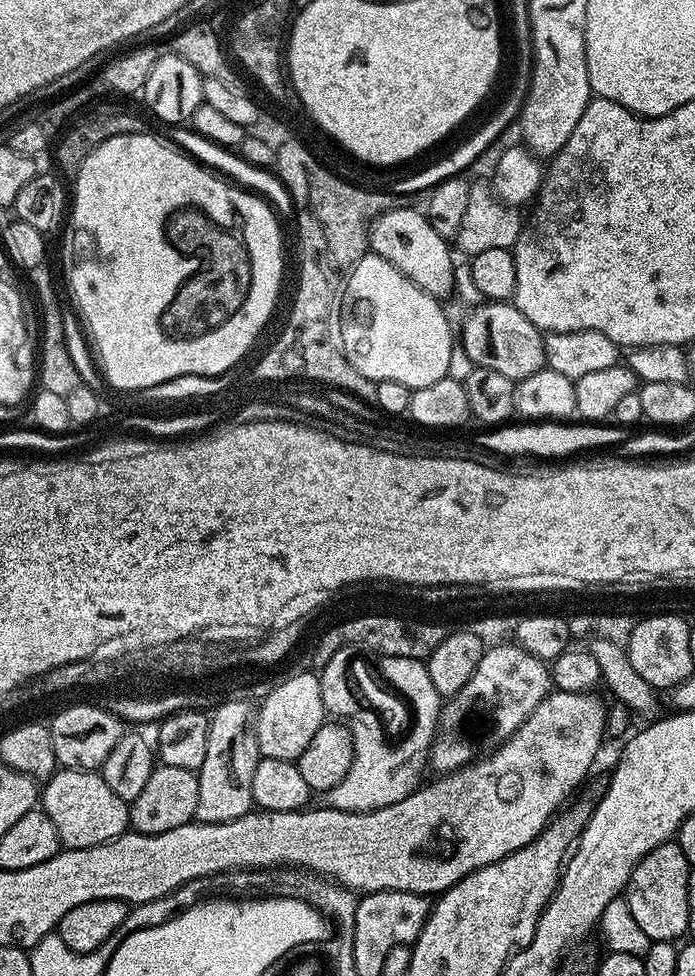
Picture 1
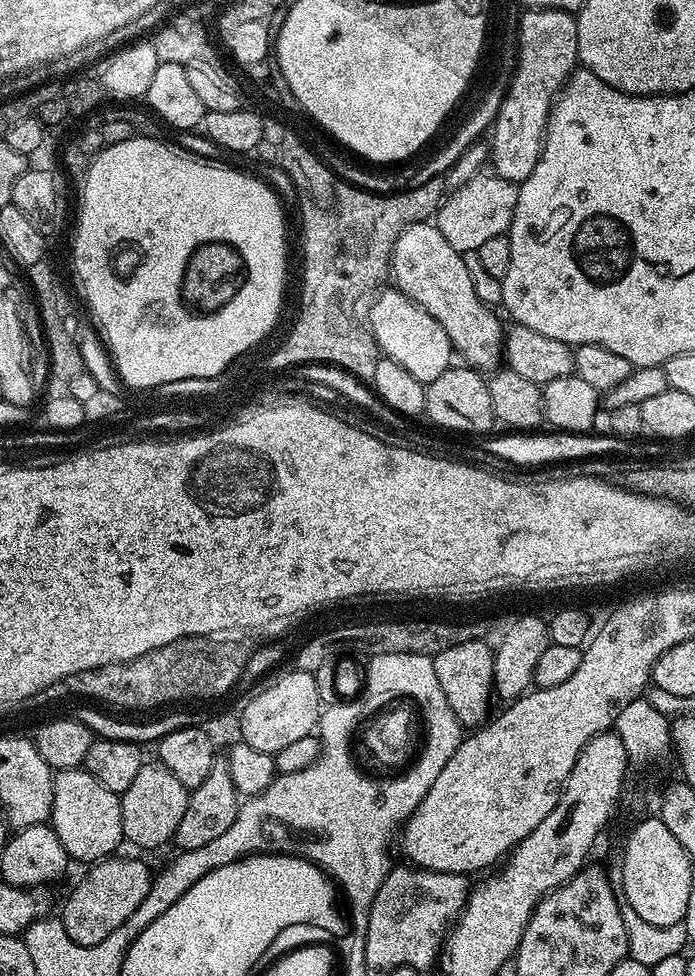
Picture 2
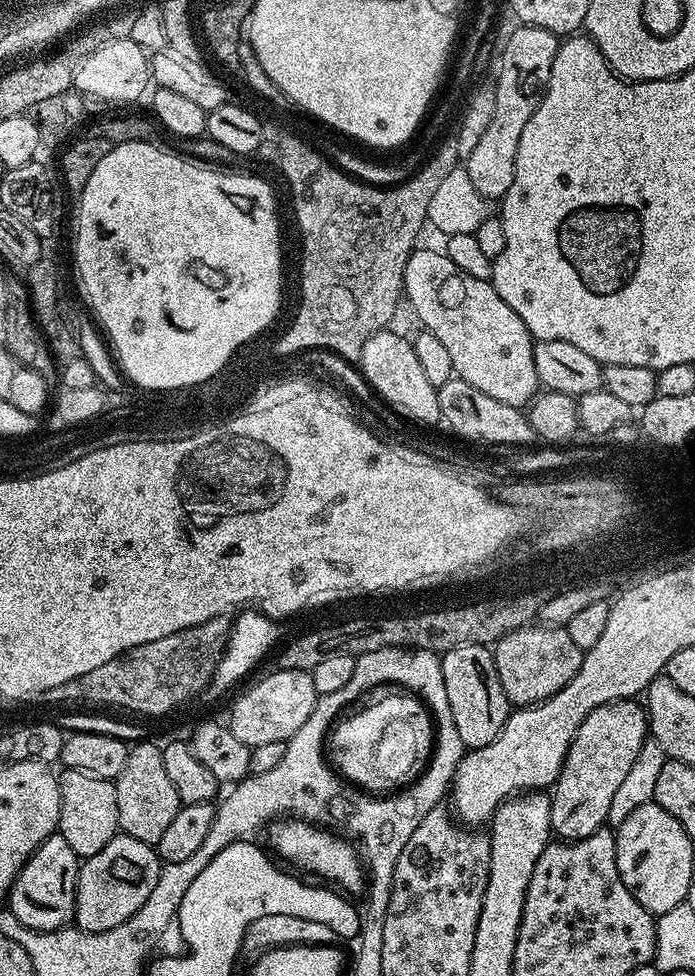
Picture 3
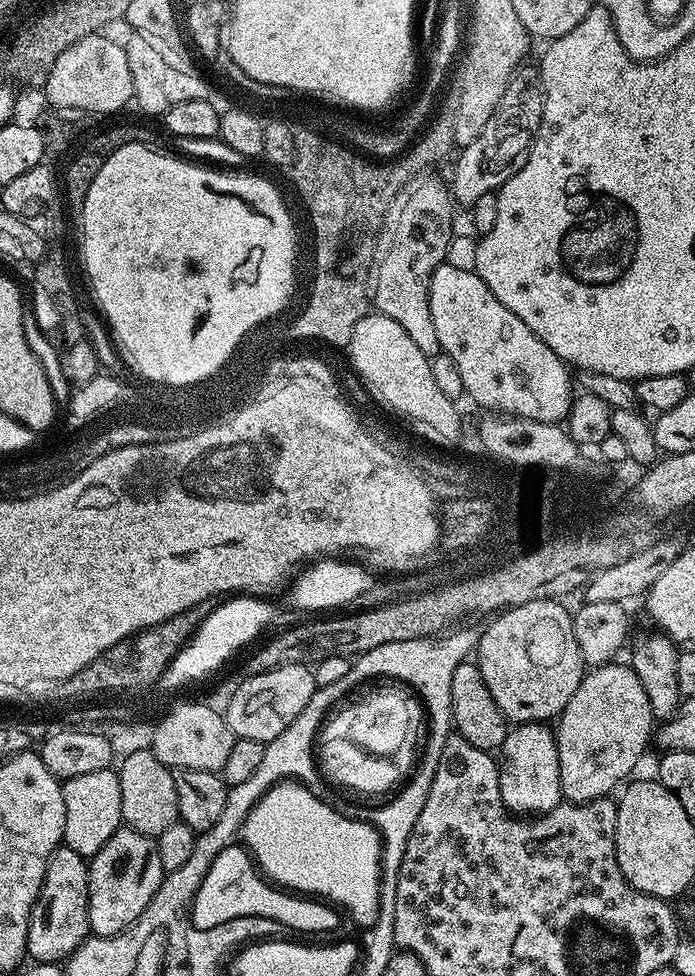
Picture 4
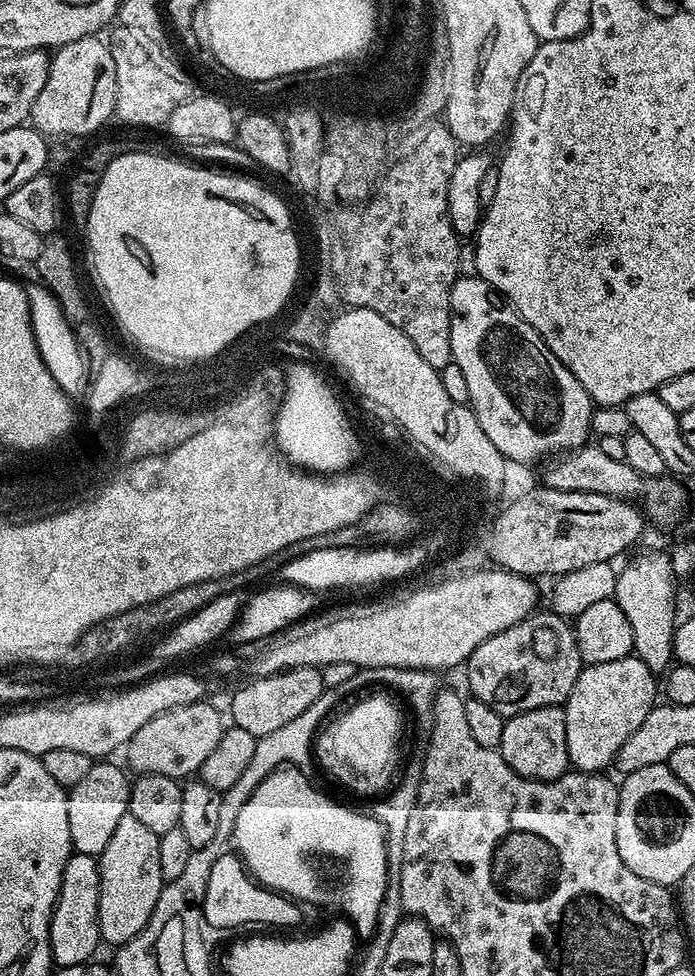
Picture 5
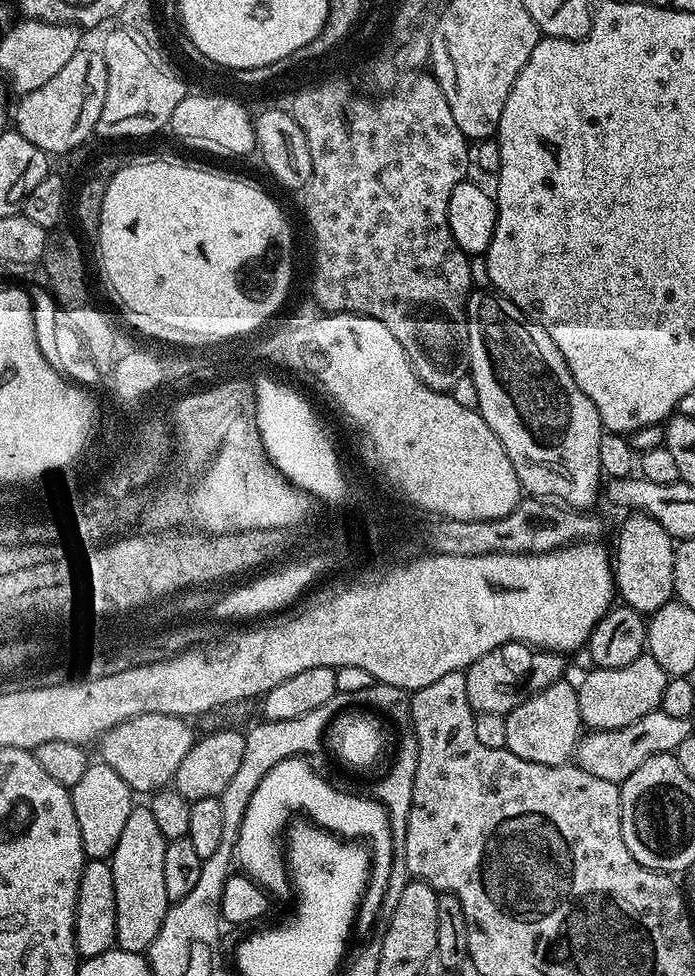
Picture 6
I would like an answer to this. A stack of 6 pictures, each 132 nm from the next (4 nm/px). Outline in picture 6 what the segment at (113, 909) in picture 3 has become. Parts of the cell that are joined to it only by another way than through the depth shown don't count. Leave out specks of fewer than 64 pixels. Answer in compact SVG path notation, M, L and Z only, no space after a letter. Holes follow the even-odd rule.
M133 806L130 818L126 818L126 827L118 837L118 846L114 846L110 857L114 874L114 910L116 911L116 947L124 952L147 953L148 947L158 938L158 930L162 930L162 922L166 918L170 901L166 894L165 863L168 841L162 830L158 830L158 822L154 814L150 814L147 806Z

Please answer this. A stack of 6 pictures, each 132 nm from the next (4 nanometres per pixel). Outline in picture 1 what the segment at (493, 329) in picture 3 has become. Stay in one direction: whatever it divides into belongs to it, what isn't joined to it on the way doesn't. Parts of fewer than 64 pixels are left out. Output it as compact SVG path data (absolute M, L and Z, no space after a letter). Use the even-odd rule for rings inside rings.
M395 206L388 212L377 215L368 225L369 249L402 270L410 282L437 298L451 297L455 289L457 265L452 262L452 252L448 246L449 241L434 230L428 216L423 211L415 212L412 208Z

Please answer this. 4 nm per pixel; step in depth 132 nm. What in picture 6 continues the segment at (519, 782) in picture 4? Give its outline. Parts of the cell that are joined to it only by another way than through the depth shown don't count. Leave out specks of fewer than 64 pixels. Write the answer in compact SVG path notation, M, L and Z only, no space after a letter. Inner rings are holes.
M567 679L555 680L546 690L526 698L517 708L506 715L506 748L518 758L526 758L526 762L538 762L542 766L558 766L567 764L573 759L576 745L582 735L580 711L578 710L577 685L567 684Z

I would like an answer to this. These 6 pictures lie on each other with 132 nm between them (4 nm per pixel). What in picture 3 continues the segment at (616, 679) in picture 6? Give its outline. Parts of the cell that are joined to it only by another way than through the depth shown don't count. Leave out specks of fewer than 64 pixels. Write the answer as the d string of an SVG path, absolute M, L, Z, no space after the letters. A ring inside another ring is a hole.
M630 699L603 704L590 710L582 726L578 726L560 776L550 792L550 822L561 841L581 840L608 824L610 802L650 736L645 709L636 703Z

